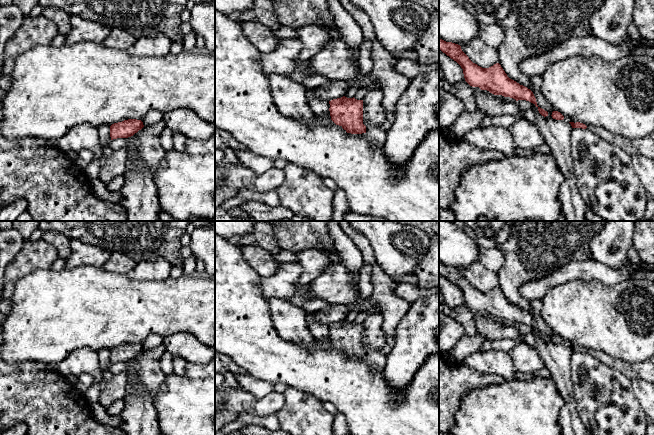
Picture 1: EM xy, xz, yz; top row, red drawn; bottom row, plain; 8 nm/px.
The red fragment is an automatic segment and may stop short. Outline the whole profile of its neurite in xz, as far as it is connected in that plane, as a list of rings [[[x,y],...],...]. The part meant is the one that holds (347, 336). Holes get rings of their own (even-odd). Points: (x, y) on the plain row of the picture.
[[[345,320],[329,325],[331,344],[341,350],[347,357],[366,357],[376,371],[383,371],[386,364],[386,356],[382,349],[363,348],[363,324],[347,322]]]

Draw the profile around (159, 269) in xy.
[[[163,258],[153,262],[143,261],[137,264],[127,275],[136,280],[165,280],[170,277],[172,265]]]

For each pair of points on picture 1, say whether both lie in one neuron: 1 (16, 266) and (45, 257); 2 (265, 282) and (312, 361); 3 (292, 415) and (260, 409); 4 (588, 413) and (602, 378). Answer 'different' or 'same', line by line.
1: same
2: different
3: different
4: same

